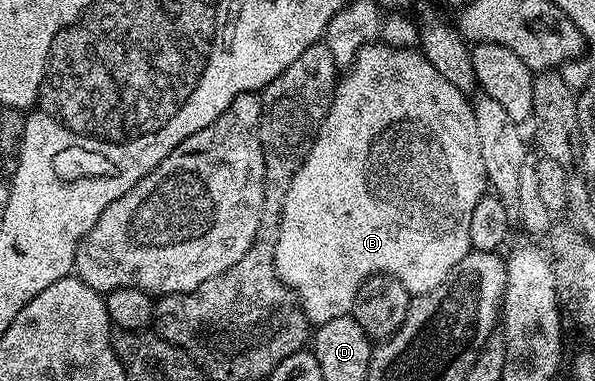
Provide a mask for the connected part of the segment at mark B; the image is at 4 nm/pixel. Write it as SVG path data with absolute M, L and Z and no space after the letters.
M382 41L368 43L353 59L347 68L349 75L340 80L339 94L334 98L333 106L329 108L329 119L345 119L345 131L337 135L341 143L345 143L345 151L317 151L310 149L301 168L291 177L291 185L287 195L283 197L283 209L279 221L279 241L275 241L275 269L277 276L282 279L286 287L297 297L310 324L320 325L327 321L335 321L335 317L350 314L353 302L359 293L359 285L367 281L372 275L390 275L399 281L409 291L410 296L422 295L435 285L443 285L447 281L447 273L467 257L471 250L469 246L469 230L471 229L471 212L475 204L487 193L487 180L483 169L483 153L479 149L479 129L475 129L475 113L473 104L467 95L451 85L450 81L425 59L417 49L389 47Z

